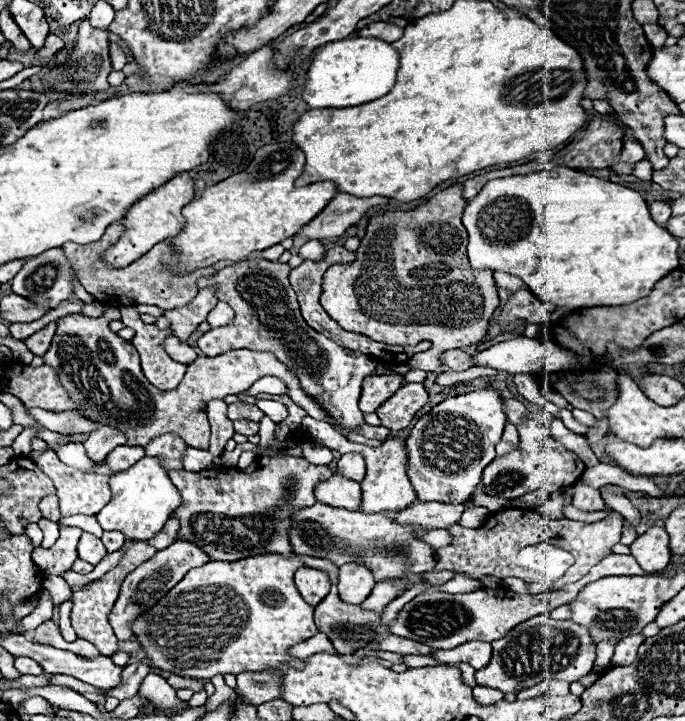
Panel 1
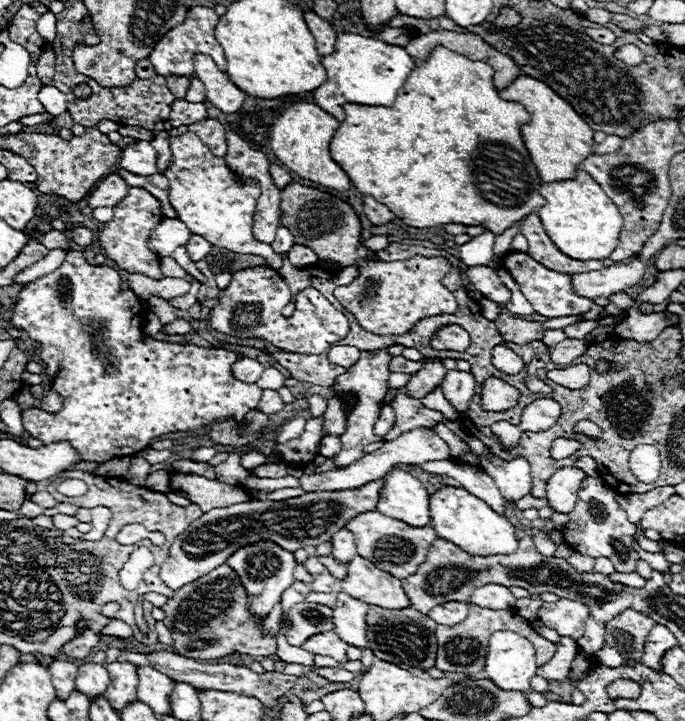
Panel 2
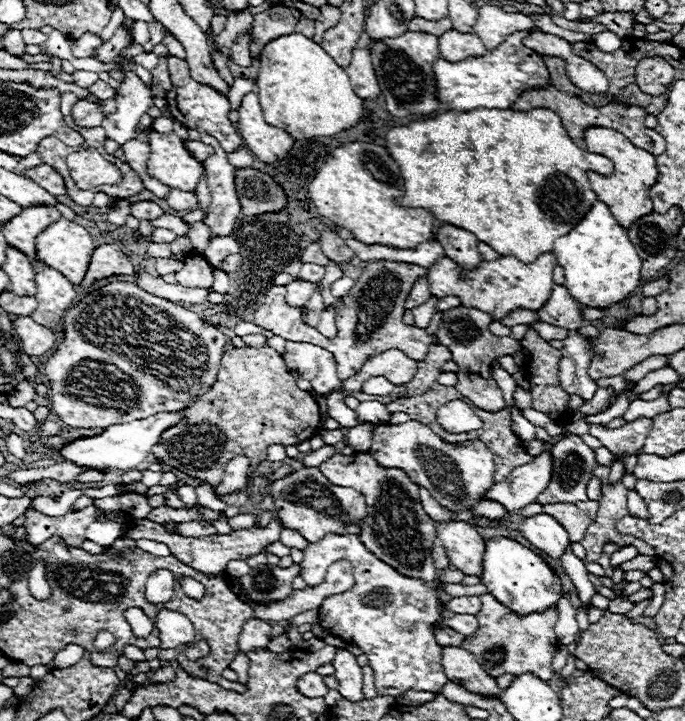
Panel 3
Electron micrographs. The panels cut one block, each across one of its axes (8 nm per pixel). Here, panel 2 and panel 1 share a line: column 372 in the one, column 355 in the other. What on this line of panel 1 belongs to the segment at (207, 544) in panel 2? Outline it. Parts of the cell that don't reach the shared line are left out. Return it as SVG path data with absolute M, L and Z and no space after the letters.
M338 474L320 482L314 490L314 496L320 504L344 508L344 510L358 510L360 502L362 502L360 484L352 482L350 478L340 478Z

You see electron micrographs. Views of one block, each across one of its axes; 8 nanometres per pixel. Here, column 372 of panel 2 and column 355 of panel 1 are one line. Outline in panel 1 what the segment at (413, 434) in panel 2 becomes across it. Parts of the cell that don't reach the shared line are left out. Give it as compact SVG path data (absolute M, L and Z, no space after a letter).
M348 452L348 454L344 454L344 456L340 458L340 462L338 462L338 470L336 470L336 474L346 476L346 478L356 480L356 482L362 482L364 472L366 472L364 456L358 454L358 452Z

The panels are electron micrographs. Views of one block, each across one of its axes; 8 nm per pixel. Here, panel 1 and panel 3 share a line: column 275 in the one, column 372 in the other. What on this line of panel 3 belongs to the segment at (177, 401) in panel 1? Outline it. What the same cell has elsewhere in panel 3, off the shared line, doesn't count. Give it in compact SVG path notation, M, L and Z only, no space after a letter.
M390 348L382 354L370 356L354 378L342 380L342 386L346 390L356 392L362 390L362 384L372 376L384 376L392 384L406 384L414 378L414 374L416 374L416 362L410 360L404 352Z

